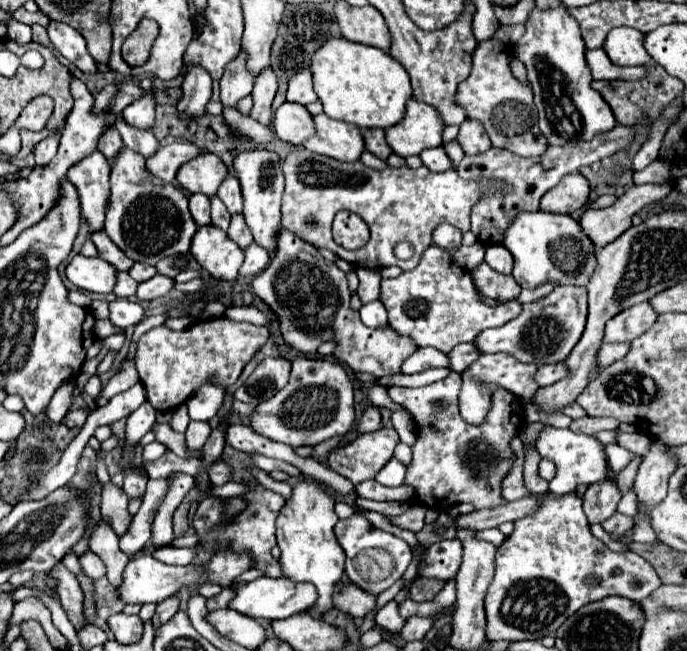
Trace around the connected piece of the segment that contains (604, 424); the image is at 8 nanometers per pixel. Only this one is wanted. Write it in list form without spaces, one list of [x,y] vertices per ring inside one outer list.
[[[582,417],[582,419],[572,421],[570,429],[572,429],[574,433],[596,435],[598,431],[604,431],[604,429],[616,429],[618,425],[620,425],[620,421],[610,419],[610,417]]]

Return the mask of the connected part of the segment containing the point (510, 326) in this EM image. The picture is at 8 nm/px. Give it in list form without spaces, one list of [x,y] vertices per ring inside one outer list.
[[[562,285],[544,299],[522,305],[522,313],[502,327],[486,329],[476,337],[476,345],[482,353],[510,353],[524,363],[560,363],[568,357],[574,345],[580,341],[588,315],[586,287]]]

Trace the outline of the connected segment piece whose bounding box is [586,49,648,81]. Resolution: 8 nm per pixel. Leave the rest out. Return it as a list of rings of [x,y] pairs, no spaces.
[[[604,49],[586,51],[586,61],[590,65],[590,71],[592,71],[594,79],[628,79],[628,81],[636,81],[636,79],[644,79],[648,75],[648,67],[644,67],[644,65],[636,65],[636,67],[614,65],[608,59],[608,55],[604,53]]]

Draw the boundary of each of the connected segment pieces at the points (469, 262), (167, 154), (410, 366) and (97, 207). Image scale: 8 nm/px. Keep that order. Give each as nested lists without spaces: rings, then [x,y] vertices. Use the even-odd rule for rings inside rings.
[[[476,241],[476,243],[470,245],[470,247],[460,245],[458,251],[454,253],[454,261],[456,261],[460,267],[464,267],[466,271],[472,271],[474,265],[480,265],[480,261],[484,261],[484,253],[486,253],[486,247],[484,247],[484,243],[480,243],[480,241]]]
[[[174,141],[172,145],[160,147],[158,153],[146,161],[146,167],[152,175],[160,177],[162,181],[174,183],[176,169],[180,169],[180,165],[188,163],[192,157],[198,157],[200,153],[206,153],[206,151],[194,147],[192,143]]]
[[[418,349],[410,359],[406,359],[401,367],[401,372],[408,374],[408,370],[428,369],[429,368],[447,368],[448,355],[440,353],[438,349]]]
[[[96,151],[74,167],[70,167],[66,177],[80,191],[82,215],[90,227],[90,233],[104,231],[106,205],[110,197],[110,165],[106,157]]]

